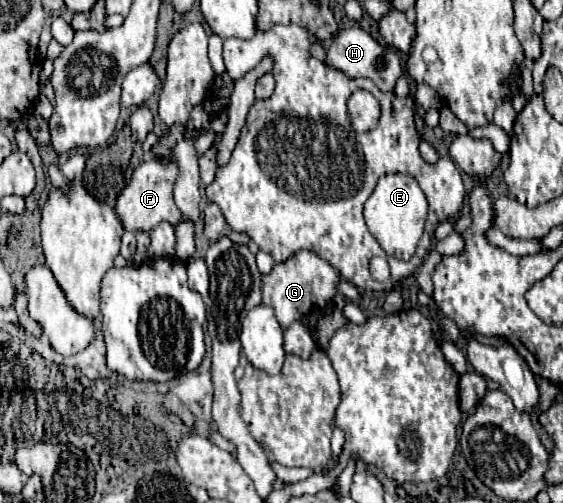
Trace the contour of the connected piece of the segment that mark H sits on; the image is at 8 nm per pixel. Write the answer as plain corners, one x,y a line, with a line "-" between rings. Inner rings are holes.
354,25
350,29
342,29
334,39
332,45
326,51
326,65
332,69
342,71
348,79
358,79
358,77
366,77
370,81
374,81
374,85
388,93
394,91
394,85
398,81
398,77
402,75
402,65
400,59
396,55
394,49
388,47
380,47
370,33
366,33
360,25

